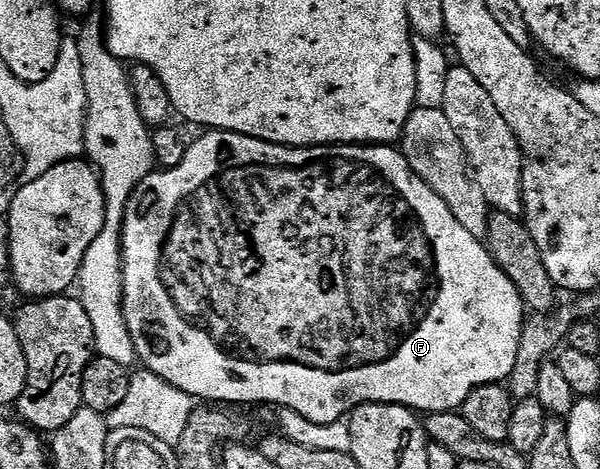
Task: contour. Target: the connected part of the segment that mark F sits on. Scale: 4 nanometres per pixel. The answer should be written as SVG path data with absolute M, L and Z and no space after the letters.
M208 129L208 130L207 130L207 131L206 131L206 132L203 132L203 133L200 133L200 134L203 134L203 135L201 135L201 136L200 136L200 138L199 138L199 139L197 139L197 140L196 140L196 142L195 142L195 143L194 143L194 142L193 142L193 141L192 141L192 142L191 142L191 143L190 143L190 145L188 145L188 148L187 148L187 151L186 151L186 152L185 152L185 156L184 156L184 157L183 157L183 159L182 159L182 160L181 160L181 164L177 164L177 165L176 165L176 166L168 166L168 167L166 167L166 168L159 168L159 169L156 169L156 170L155 170L155 171L154 171L154 172L152 172L152 173L149 173L149 174L146 174L146 175L145 175L145 177L144 177L144 178L143 178L143 179L142 179L142 180L141 180L141 181L139 181L139 183L138 183L138 184L137 184L137 188L136 188L136 189L135 189L135 190L134 190L134 192L133 192L133 193L132 193L132 194L131 194L131 199L129 199L129 200L128 200L128 201L127 201L127 211L126 211L126 212L125 212L125 216L124 216L124 217L123 217L123 315L124 315L124 316L125 316L125 320L126 320L126 321L127 321L127 327L128 327L128 328L129 328L129 332L130 332L130 333L131 333L131 339L132 339L132 340L133 340L133 344L134 344L134 345L135 345L135 356L136 356L136 359L138 359L138 361L139 361L139 362L140 362L140 363L142 363L142 362L143 362L143 363L142 363L142 365L143 365L143 366L144 366L144 367L146 367L146 369L149 369L149 370L152 370L152 372L154 372L154 373L155 373L155 374L156 374L156 375L157 375L157 376L161 376L161 380L165 380L165 381L166 381L166 382L168 382L168 383L169 383L169 384L173 384L173 385L174 385L174 386L176 386L176 387L177 387L177 388L181 388L181 392L185 392L185 393L186 393L186 394L189 394L189 395L191 395L191 397L192 397L192 399L195 399L195 400L202 400L202 401L203 401L203 402L204 402L204 403L207 403L207 404L236 404L236 403L238 403L238 402L267 402L267 403L271 403L271 404L272 404L272 405L274 405L274 406L275 406L275 407L278 407L278 408L280 408L280 407L287 407L287 408L289 408L289 409L292 409L292 410L293 410L293 412L297 412L297 413L300 413L300 414L301 414L301 416L303 416L303 417L307 417L307 418L308 418L308 420L309 420L309 421L313 421L313 422L315 422L315 423L317 423L317 424L318 424L318 425L329 425L329 424L333 424L333 423L334 423L334 422L338 422L338 421L340 421L340 420L343 420L343 419L346 419L346 418L347 418L347 417L348 417L348 415L350 415L350 413L351 413L351 411L352 411L352 410L354 410L354 409L355 409L355 407L356 407L356 406L366 406L366 405L367 405L367 403L368 403L368 402L388 402L388 403L389 403L389 405L390 405L390 406L405 406L405 407L407 407L407 409L408 409L408 410L413 410L413 411L416 411L416 412L432 412L432 411L458 411L458 410L459 410L459 409L460 409L460 407L462 407L462 404L463 404L463 401L465 401L465 400L466 400L466 399L467 399L467 397L468 397L468 396L469 396L469 392L473 392L473 391L474 391L474 390L475 390L475 389L476 389L476 388L478 388L478 387L479 387L479 386L484 386L484 385L485 385L485 384L489 384L489 383L490 383L490 382L498 382L498 383L500 383L500 384L503 384L503 383L506 383L506 382L507 382L507 381L508 381L508 379L510 379L510 377L511 377L511 373L512 373L512 372L513 372L513 364L514 364L514 363L515 363L515 361L516 361L516 360L517 360L517 348L518 348L518 347L519 347L519 345L520 345L520 344L521 344L521 332L522 332L522 331L523 331L523 323L524 323L524 321L525 321L525 307L524 307L524 304L523 304L523 298L522 298L522 297L521 297L521 296L520 296L520 294L519 294L519 293L518 293L518 292L517 292L517 288L516 288L516 287L515 287L515 285L514 285L514 284L513 284L513 280L509 280L509 276L505 276L505 272L501 272L501 268L500 268L500 267L499 267L499 266L498 266L498 264L496 264L496 262L495 262L495 261L493 261L493 260L492 260L492 259L491 259L491 252L490 252L490 250L488 250L488 249L487 249L487 247L486 247L486 245L484 245L484 243L483 243L483 242L482 242L482 241L480 241L480 239L477 239L477 238L474 238L474 237L473 237L473 235L471 235L471 234L470 234L470 233L469 233L469 232L465 232L465 228L461 228L461 224L459 224L459 223L458 223L458 222L457 222L457 216L453 216L453 212L449 212L449 208L448 208L448 207L447 207L447 205L446 205L446 204L445 204L445 200L441 200L441 196L437 196L437 192L433 192L433 188L429 188L429 184L425 184L425 180L421 180L421 176L417 176L417 175L416 175L416 174L415 174L415 173L414 173L414 172L413 172L413 168L412 168L412 167L411 167L411 165L410 165L410 164L409 164L409 163L407 163L407 158L406 158L406 156L404 156L404 155L403 155L403 153L402 153L402 152L400 152L400 151L399 151L399 150L398 150L398 149L396 149L396 147L395 147L395 146L394 146L394 145L391 145L391 144L332 144L332 145L330 145L330 146L278 146L278 145L277 145L277 144L273 144L273 143L272 143L272 142L262 142L262 141L261 141L261 139L259 139L259 138L250 138L250 137L249 137L249 136L245 136L245 135L244 135L244 134L234 134L234 133L233 133L233 131L232 131L232 130L213 130L213 129Z

